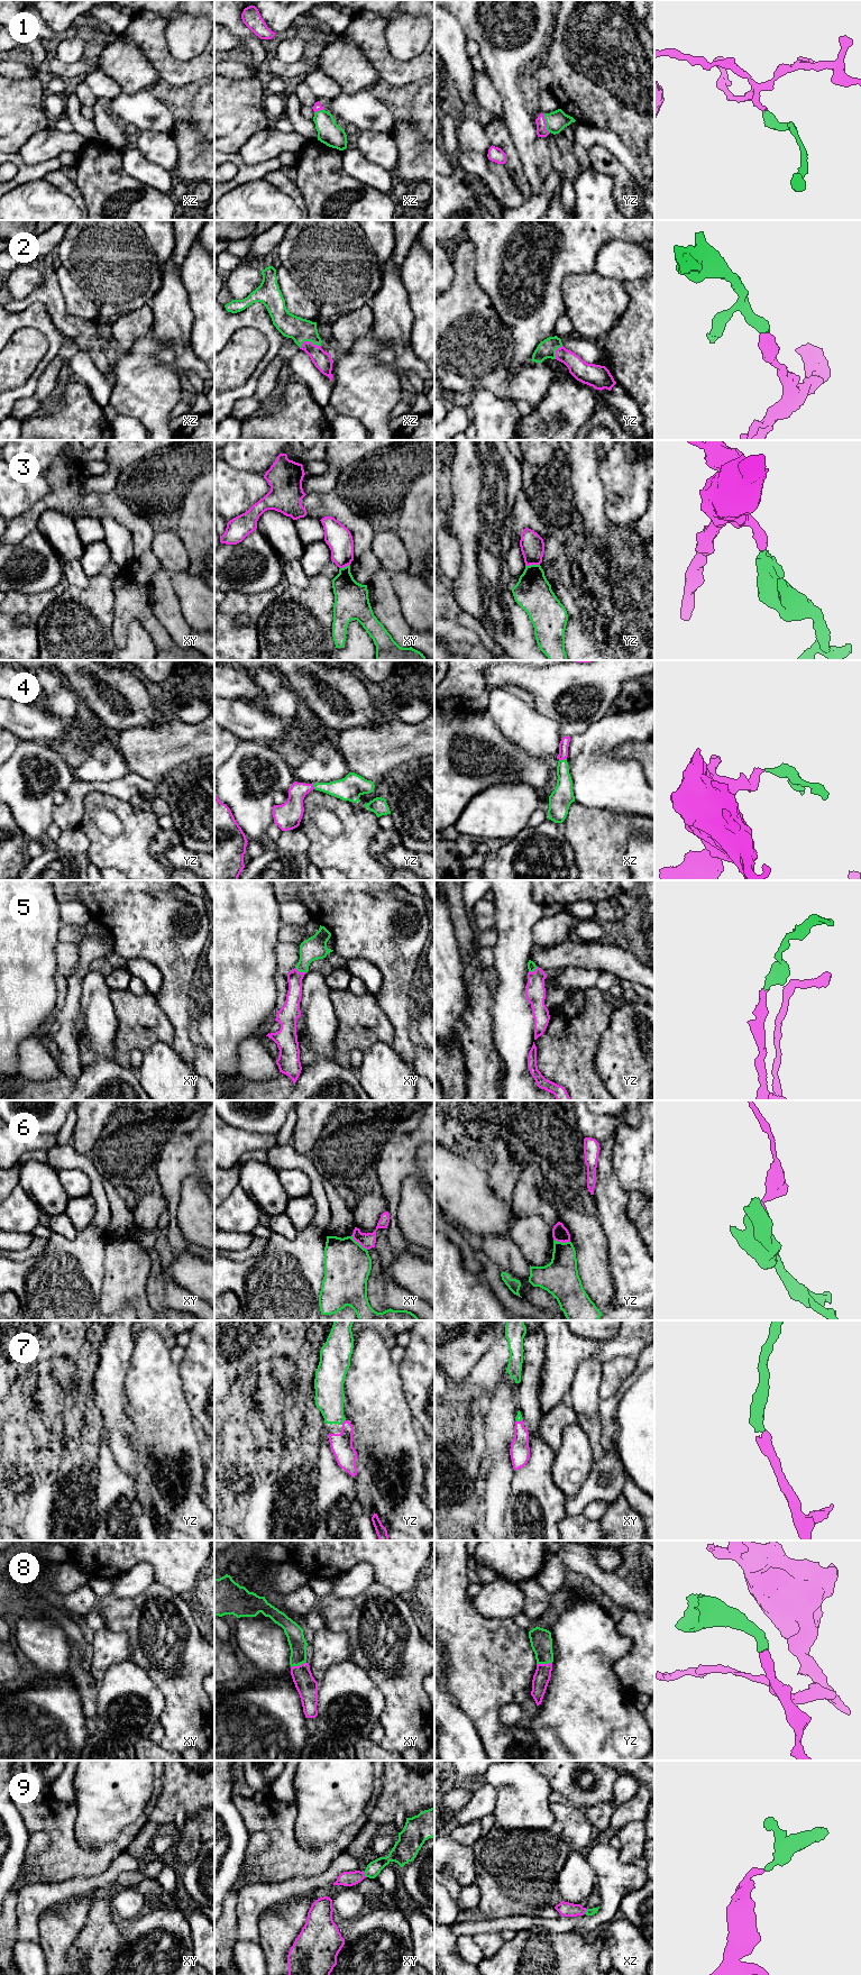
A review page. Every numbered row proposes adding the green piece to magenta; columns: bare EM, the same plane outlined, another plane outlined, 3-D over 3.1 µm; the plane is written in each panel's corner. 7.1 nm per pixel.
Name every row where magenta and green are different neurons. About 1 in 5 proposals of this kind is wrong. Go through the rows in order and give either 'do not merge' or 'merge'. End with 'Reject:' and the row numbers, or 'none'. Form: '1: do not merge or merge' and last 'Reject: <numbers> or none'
1: merge
2: merge
3: do not merge
4: merge
5: merge
6: do not merge
7: merge
8: merge
9: merge
Reject: 3, 6

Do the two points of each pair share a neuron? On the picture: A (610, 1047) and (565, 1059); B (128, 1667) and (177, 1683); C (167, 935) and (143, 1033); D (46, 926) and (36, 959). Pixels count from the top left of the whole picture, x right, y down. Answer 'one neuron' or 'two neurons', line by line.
A: two neurons
B: two neurons
C: two neurons
D: one neuron

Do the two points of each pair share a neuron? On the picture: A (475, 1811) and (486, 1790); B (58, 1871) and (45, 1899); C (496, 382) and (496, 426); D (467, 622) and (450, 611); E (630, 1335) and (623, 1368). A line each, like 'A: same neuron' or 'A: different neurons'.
A: same neuron
B: different neurons
C: different neurons
D: same neuron
E: different neurons

